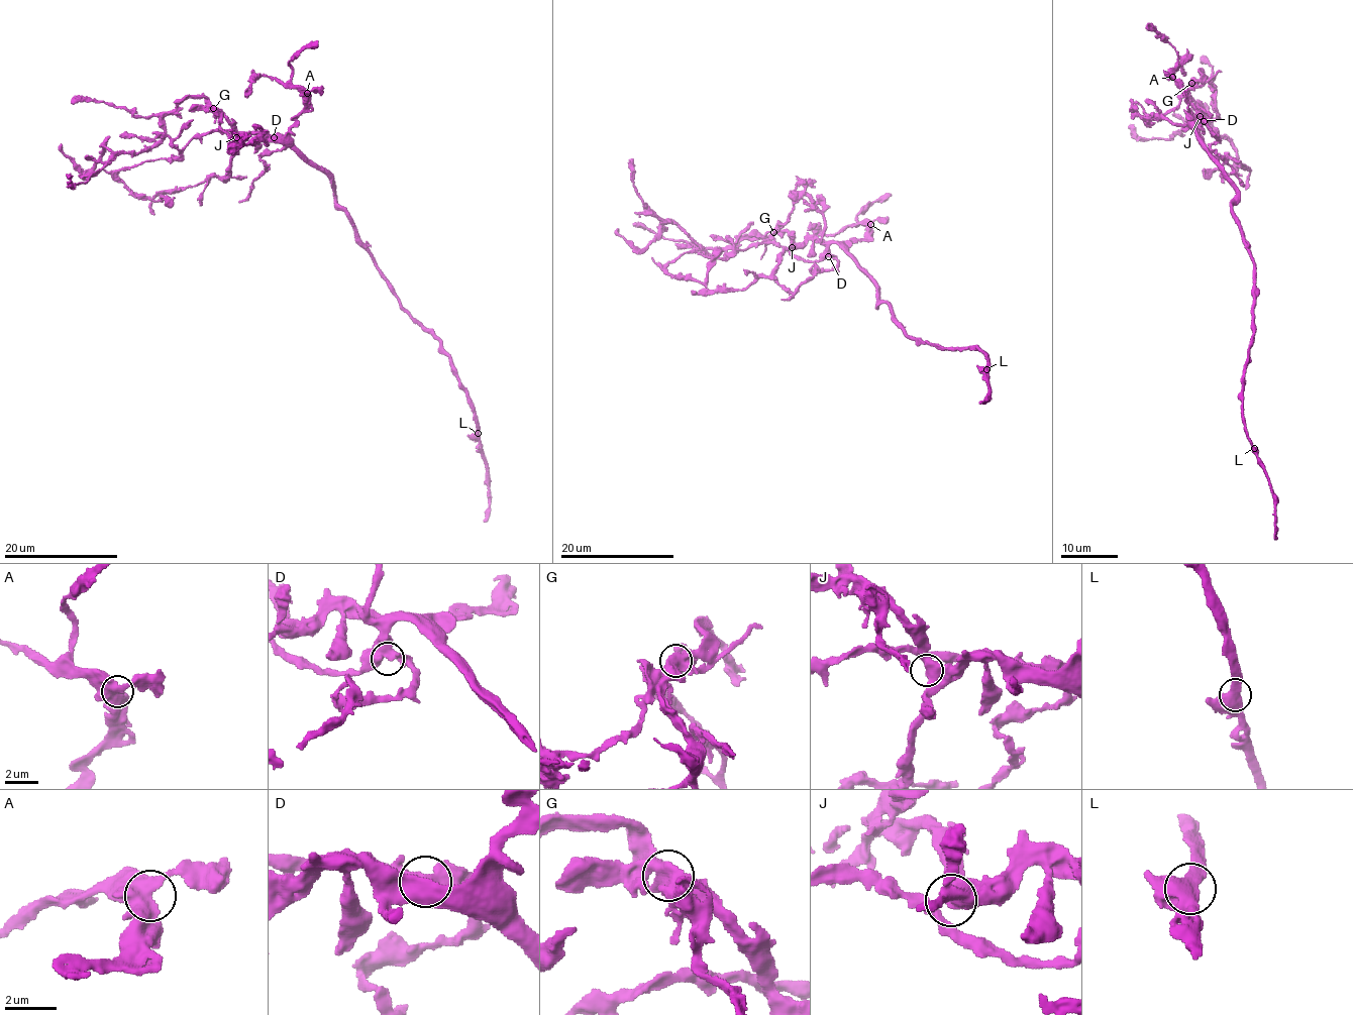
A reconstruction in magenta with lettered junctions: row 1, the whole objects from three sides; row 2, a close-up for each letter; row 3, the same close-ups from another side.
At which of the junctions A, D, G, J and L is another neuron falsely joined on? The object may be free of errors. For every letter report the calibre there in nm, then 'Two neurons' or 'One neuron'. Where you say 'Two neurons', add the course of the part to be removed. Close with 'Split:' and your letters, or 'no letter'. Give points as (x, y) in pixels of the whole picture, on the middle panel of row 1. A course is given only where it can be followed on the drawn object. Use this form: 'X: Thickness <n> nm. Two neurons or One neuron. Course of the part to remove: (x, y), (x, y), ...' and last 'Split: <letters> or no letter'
A: Thickness 500 nm. One neuron
D: Thickness 480 nm. One neuron
G: Thickness 500 nm. Two neurons. Course of the part to remove: (774, 232), (793, 209), (794, 189), (799, 182), (809, 180), (815, 188)
J: Thickness 500 nm. One neuron
L: Thickness 500 nm. One neuron
Split: G

